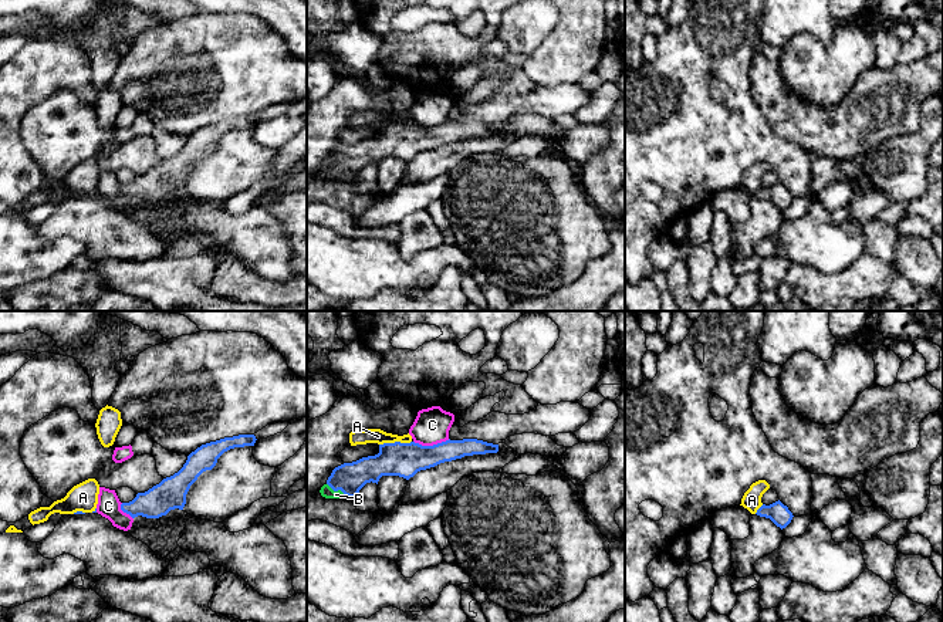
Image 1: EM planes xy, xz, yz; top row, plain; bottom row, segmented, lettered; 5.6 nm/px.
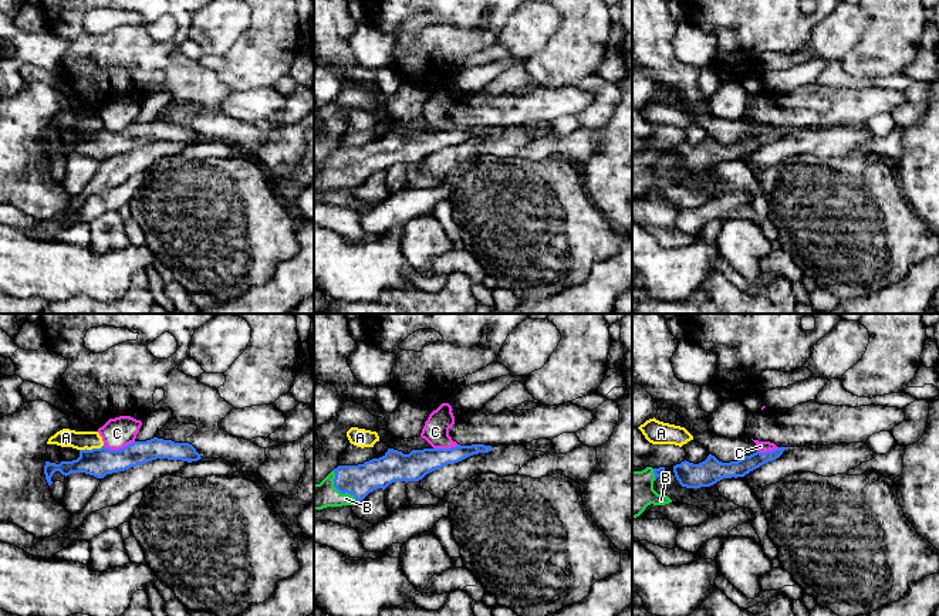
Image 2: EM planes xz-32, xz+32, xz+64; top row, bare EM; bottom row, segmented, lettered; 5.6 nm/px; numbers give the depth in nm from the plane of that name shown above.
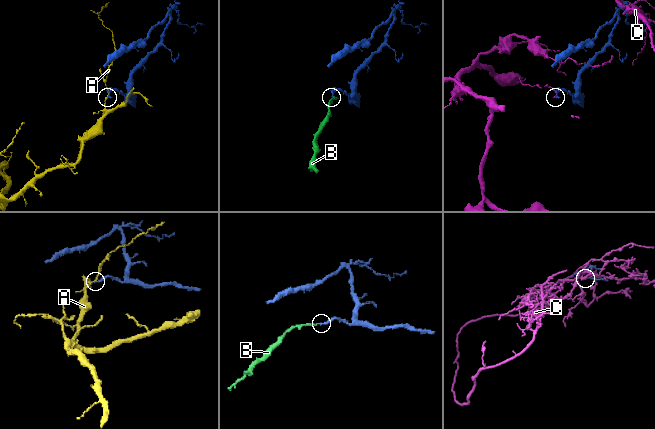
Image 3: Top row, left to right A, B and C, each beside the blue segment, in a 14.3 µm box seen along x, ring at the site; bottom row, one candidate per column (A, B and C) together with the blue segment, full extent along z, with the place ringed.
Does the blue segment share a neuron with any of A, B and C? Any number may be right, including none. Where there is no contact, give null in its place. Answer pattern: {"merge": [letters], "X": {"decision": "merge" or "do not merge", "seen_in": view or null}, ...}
{"merge": ["B"], "A": {"decision": "do not merge", "seen_in": "xz"}, "B": {"decision": "merge", "seen_in": "xz"}, "C": {"decision": "do not merge", "seen_in": "xz"}}

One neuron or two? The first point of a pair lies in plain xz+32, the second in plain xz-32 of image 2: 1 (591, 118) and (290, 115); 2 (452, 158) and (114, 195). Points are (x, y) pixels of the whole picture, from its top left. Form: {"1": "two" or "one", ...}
{"1": "one", "2": "two"}

